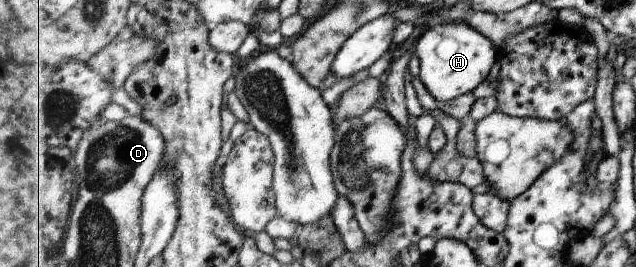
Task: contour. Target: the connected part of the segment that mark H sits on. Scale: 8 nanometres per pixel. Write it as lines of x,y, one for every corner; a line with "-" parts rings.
460,22
430,27
416,40
415,53
420,66
420,77
430,94
440,102
450,102
472,93
486,82
492,66
499,62
502,48
476,28

